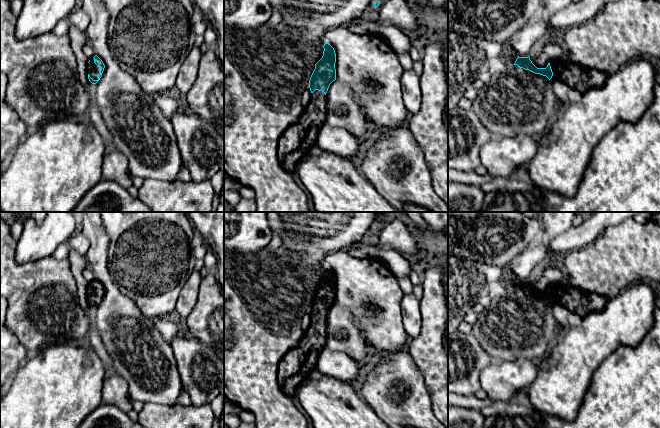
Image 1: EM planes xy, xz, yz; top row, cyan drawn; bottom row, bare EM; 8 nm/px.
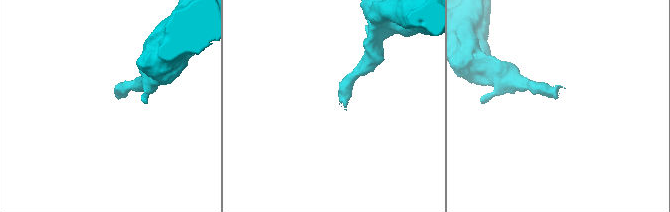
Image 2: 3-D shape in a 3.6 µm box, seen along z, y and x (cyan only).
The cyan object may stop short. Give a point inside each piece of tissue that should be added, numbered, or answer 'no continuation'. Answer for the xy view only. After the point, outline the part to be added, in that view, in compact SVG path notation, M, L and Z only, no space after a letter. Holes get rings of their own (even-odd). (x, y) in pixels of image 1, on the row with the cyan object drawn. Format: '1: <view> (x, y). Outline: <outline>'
1: xy (93, 70). Outline: M94 58L89 60L90 62L88 64L88 74L93 80L98 80L98 76L100 75L100 67L94 63Z

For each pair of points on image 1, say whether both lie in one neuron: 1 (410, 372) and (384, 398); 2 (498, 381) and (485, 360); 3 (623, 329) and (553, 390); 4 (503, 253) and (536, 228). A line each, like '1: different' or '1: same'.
1: same
2: different
3: same
4: same

